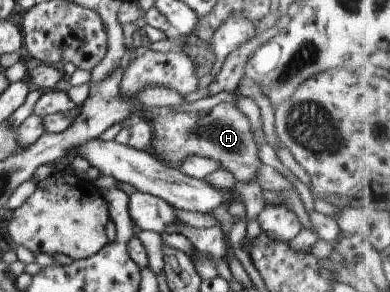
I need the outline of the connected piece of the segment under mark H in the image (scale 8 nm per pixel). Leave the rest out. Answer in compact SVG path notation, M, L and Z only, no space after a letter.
M221 102L210 112L174 112L170 108L147 108L145 119L153 128L154 146L152 153L164 163L178 166L188 156L202 156L222 164L230 177L238 182L256 179L262 161L258 157L258 146L248 117L234 104Z

